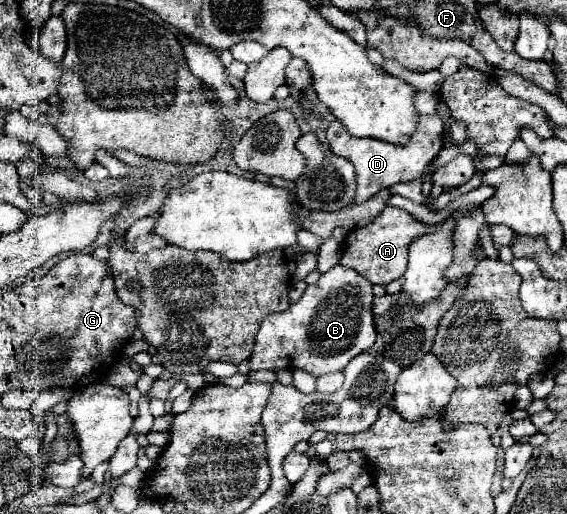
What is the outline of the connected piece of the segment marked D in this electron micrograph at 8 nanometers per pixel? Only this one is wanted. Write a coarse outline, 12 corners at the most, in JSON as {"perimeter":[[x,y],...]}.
{"perimeter":[[438,113],[406,145],[352,137],[336,119],[330,151],[354,165],[356,203],[410,183],[444,147]]}

